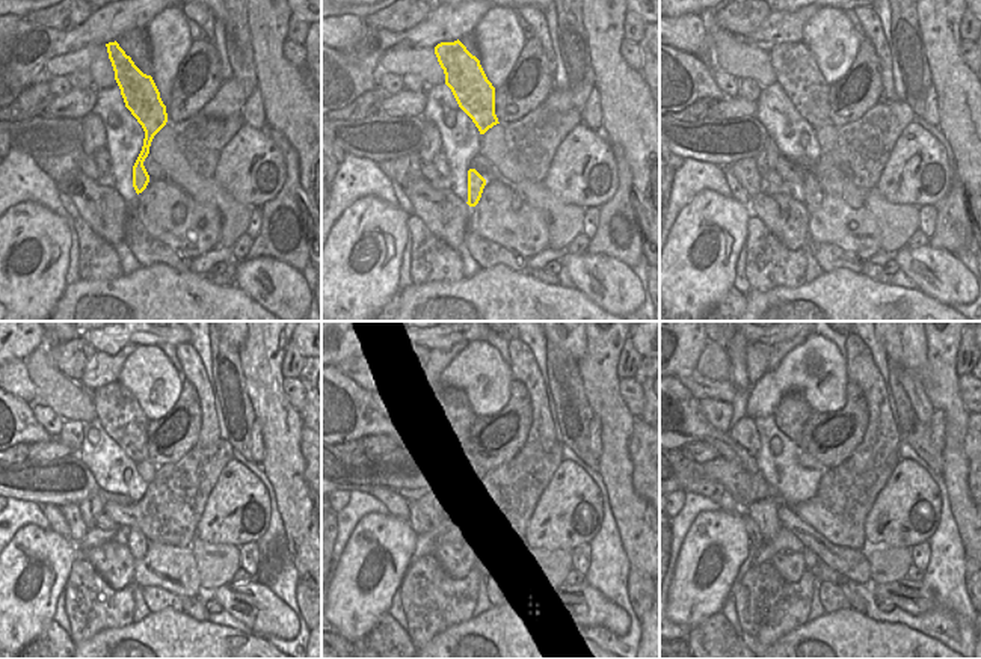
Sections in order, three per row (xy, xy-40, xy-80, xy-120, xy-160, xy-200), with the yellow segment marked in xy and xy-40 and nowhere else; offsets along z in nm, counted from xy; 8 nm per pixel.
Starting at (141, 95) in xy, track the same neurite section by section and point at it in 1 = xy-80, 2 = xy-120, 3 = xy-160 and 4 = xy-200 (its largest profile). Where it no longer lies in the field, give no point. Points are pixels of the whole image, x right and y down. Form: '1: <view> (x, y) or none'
1: xy-80 (796, 70)
2: xy-120 (118, 410)
3: xy-160 (453, 410)
4: xy-200 (791, 413)

